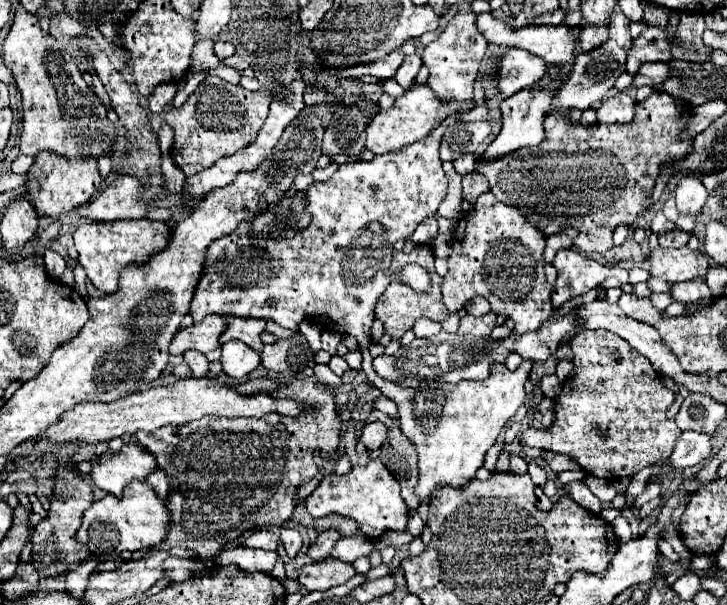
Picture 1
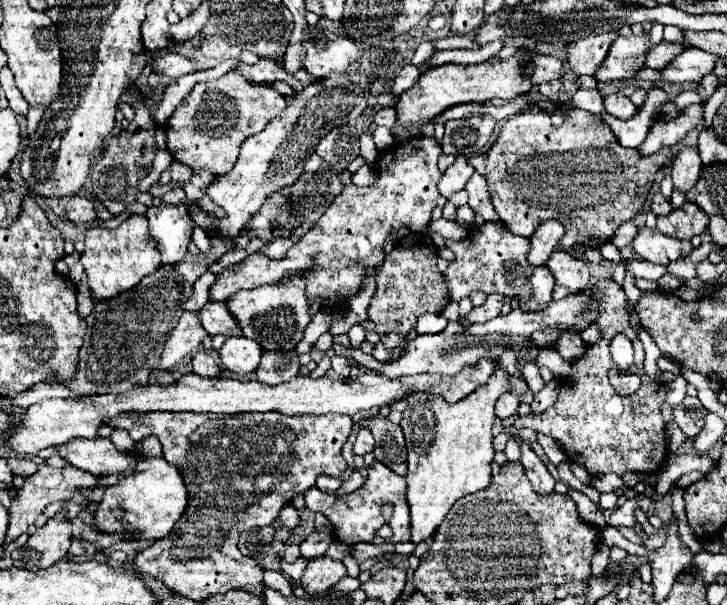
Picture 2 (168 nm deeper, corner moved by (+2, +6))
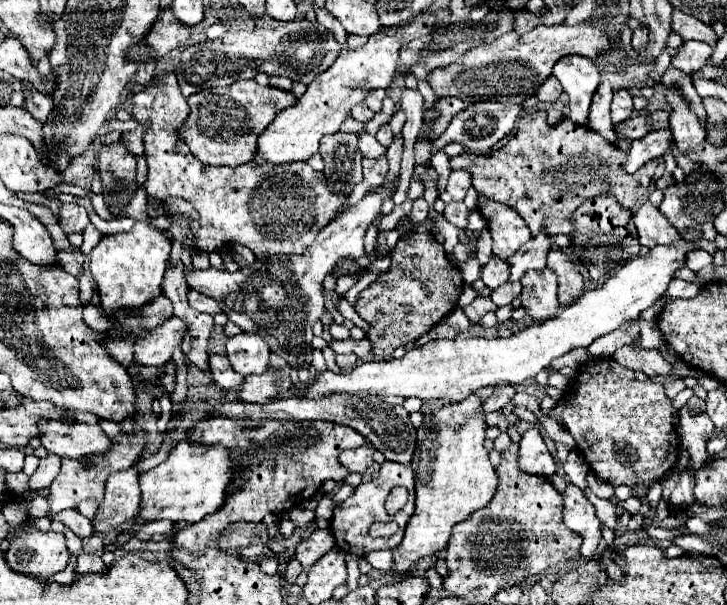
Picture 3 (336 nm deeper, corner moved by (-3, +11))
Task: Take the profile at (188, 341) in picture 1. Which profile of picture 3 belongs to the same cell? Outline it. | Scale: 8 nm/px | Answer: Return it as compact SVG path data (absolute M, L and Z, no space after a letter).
M169 318L159 328L151 332L143 332L143 336L135 344L135 362L141 366L163 366L171 360L171 352L175 346L181 346L185 336L185 322L181 318Z

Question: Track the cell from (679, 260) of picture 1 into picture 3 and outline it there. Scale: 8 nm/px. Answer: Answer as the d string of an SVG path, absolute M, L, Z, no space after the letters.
M641 204L633 214L633 224L639 232L639 242L645 248L655 248L657 244L673 244L681 240L679 232L667 224L665 216L651 204Z

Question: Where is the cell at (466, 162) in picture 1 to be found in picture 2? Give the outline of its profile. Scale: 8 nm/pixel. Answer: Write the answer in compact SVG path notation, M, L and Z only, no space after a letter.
M456 157L456 161L444 171L444 175L442 175L440 183L438 183L440 195L450 197L452 193L462 191L472 173L474 173L474 167L468 165L468 159L466 157Z

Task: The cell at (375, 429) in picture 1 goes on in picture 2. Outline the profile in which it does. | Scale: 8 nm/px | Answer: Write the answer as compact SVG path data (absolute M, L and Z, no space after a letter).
M360 427L358 429L358 437L356 437L356 443L354 443L354 453L356 455L364 455L368 451L374 449L374 437L370 433L370 429L366 427Z

